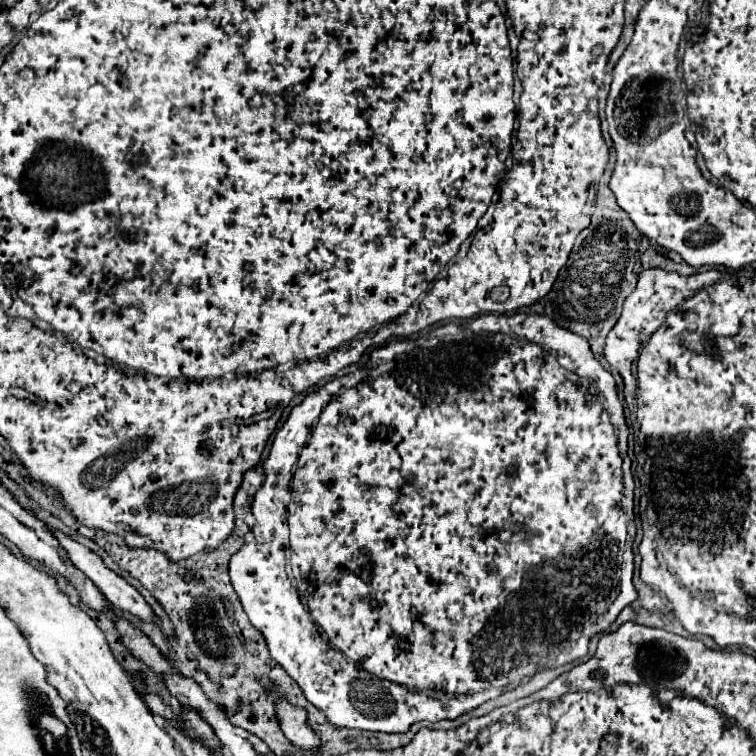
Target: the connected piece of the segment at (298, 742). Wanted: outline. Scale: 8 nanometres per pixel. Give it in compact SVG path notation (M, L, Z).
M280 699L278 701L278 717L284 735L298 747L298 749L312 749L318 747L320 741L308 727L306 711L294 705L288 705L288 701Z

